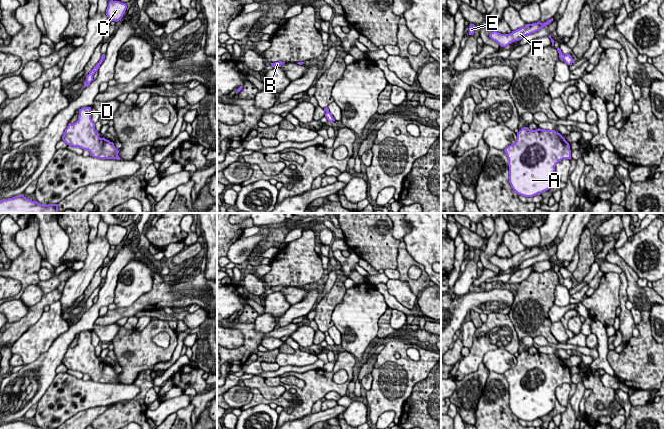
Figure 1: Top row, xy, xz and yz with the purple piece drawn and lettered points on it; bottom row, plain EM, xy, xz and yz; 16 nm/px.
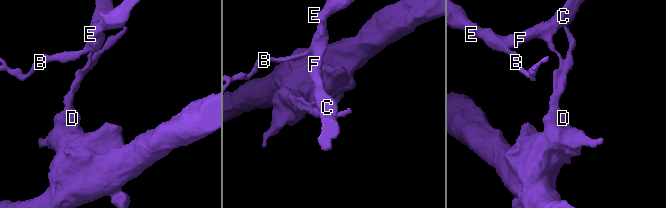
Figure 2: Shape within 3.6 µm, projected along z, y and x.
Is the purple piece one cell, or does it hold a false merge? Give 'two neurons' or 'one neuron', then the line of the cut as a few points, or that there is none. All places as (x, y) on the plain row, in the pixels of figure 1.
two neurons; cut in xy along (104, 279), (100, 285)

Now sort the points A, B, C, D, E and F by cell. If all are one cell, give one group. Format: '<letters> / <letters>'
A D / B C E F

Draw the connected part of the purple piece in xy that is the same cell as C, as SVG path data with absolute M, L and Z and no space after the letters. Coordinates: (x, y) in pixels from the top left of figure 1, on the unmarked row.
M111 224L108 227L108 231L106 233L106 239L110 244L110 246L111 245L117 246L123 241L126 233L127 233L126 227Z

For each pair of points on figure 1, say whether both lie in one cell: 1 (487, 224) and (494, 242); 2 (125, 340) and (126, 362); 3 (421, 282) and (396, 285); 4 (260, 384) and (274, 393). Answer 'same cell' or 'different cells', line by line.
1: different cells
2: same cell
3: different cells
4: same cell

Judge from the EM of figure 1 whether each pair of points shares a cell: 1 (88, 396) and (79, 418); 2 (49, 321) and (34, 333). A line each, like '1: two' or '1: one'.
1: two
2: one

